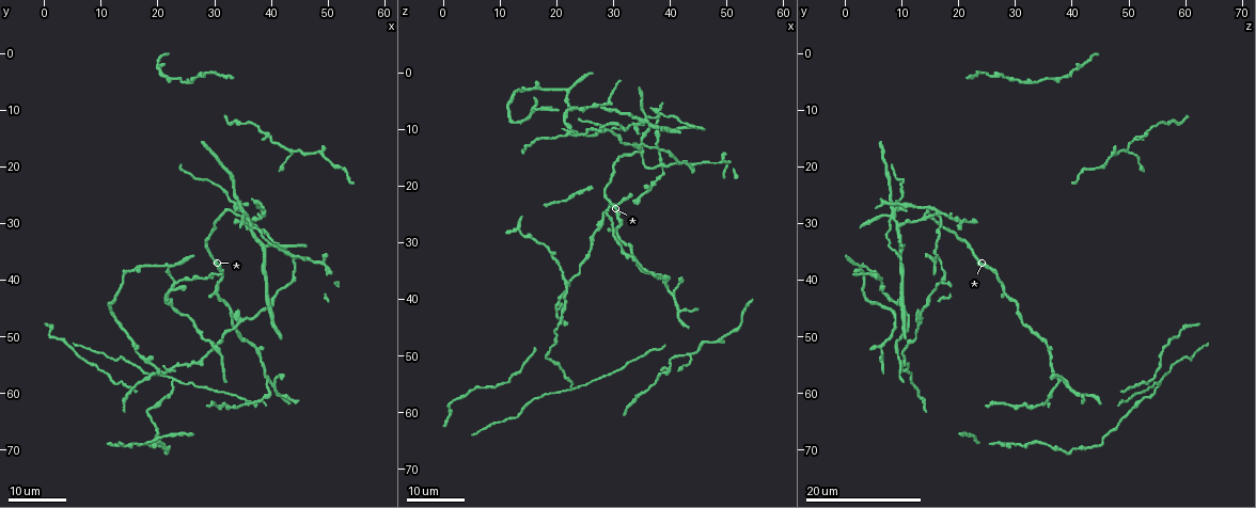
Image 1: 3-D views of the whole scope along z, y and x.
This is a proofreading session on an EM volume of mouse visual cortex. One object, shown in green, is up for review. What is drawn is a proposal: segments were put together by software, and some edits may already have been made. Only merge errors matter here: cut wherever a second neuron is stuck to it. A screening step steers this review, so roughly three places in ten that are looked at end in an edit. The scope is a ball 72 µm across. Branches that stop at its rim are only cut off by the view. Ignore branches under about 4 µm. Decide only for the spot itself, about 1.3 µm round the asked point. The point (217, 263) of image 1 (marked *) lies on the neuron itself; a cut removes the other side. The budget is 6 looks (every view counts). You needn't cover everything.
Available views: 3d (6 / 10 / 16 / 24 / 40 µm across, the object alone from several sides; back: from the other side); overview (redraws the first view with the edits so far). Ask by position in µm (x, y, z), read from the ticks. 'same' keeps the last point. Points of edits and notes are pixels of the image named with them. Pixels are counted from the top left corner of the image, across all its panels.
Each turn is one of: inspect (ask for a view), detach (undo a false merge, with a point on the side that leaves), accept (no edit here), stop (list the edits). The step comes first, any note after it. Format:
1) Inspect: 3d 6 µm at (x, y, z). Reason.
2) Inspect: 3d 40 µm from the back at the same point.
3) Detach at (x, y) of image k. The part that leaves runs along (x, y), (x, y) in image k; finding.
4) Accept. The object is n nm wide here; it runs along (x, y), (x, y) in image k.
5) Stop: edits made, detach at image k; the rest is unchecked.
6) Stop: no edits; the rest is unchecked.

Inspect: 3d 16 µm at (22.5, 57.5, 55.5). Two arms in line, one across.

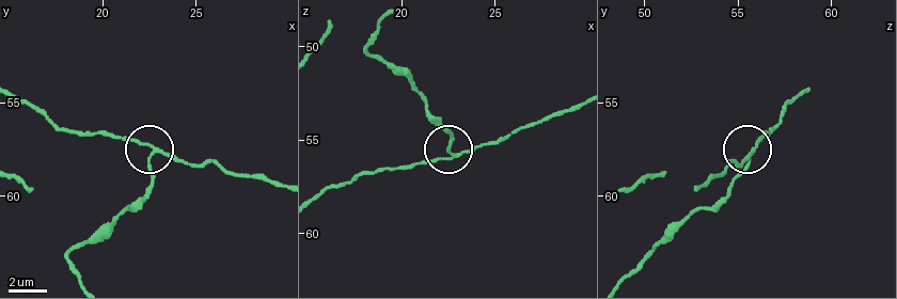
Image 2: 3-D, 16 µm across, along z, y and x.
Inspect: 3d 6 µm at (22.6, 57.6, 55.9).

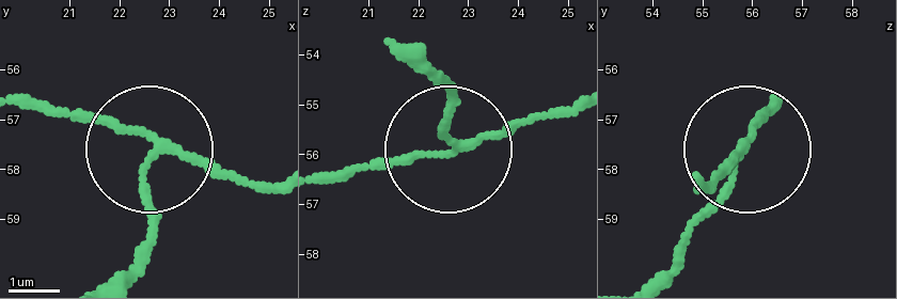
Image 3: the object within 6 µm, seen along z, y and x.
Detach at (84, 121) of image 3. The part that leaves runs along (154, 139), (18, 105) in image 3; a second neuron is stuck on.

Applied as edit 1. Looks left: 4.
Inspect: 3d 16 µm at (39.5, 57.5, 38.0).

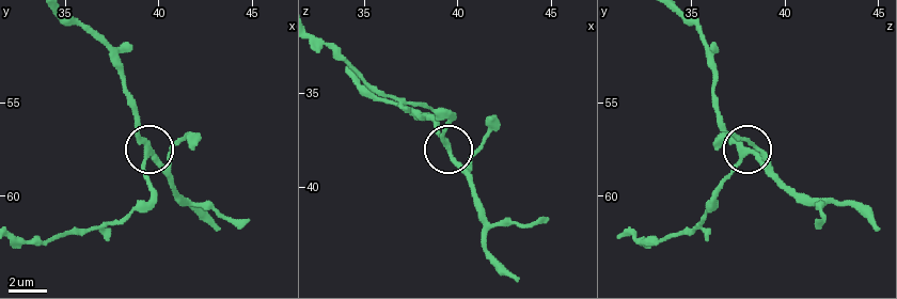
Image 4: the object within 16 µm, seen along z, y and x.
Inspect: 3d 10 µm at (39.5, 57.7, 38.2). Zoom in.

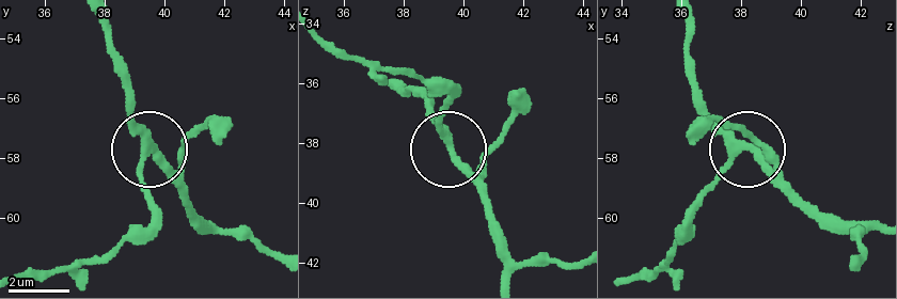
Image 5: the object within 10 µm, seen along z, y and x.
Accept. It runs along (392, 81), (423, 94), (425, 116), (489, 199) in image 5; one neuron here.

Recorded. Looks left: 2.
Inspect: 3d 24 µm at (35.5, 28.5, 8.5). Four arms meet.

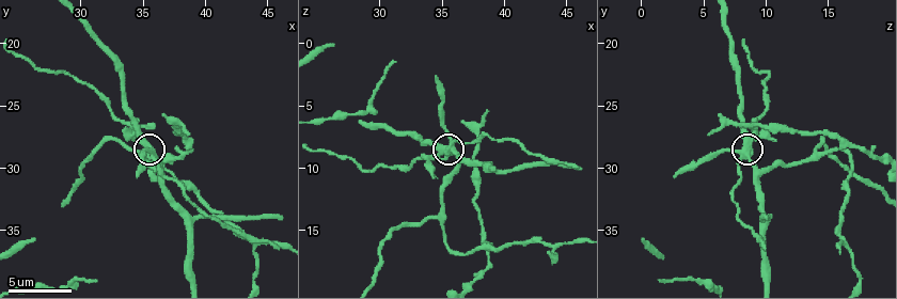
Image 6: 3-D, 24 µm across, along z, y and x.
Inspect: 3d 6 µm at (35.6, 28.6, 8.2).

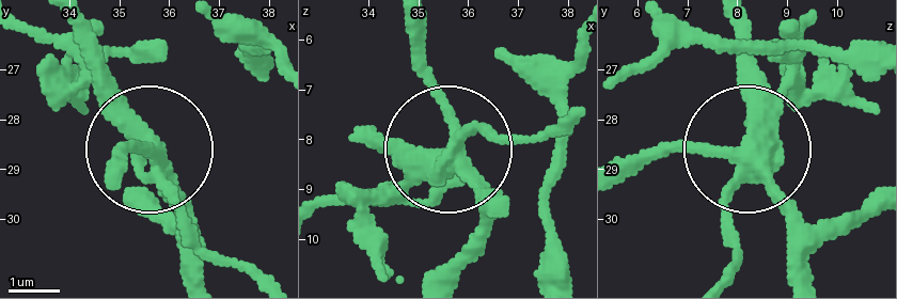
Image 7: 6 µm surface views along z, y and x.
Detach at (164, 194) of image 7. 4 arms meet here; two neurons meet here.

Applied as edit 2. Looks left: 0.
Stop: edits made, detach at image 3, detach at image 7; the rest is unchecked.

